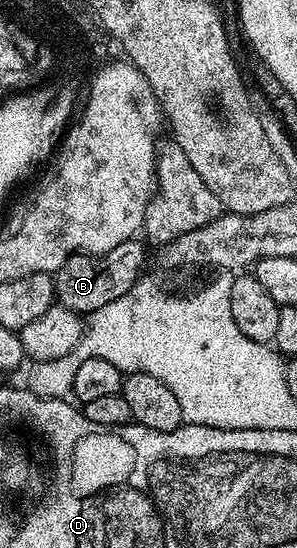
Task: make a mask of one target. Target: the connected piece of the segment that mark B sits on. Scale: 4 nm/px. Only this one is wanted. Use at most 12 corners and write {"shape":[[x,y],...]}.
{"shape":[[141,239],[68,257],[57,303],[89,314],[116,302],[148,264]]}

